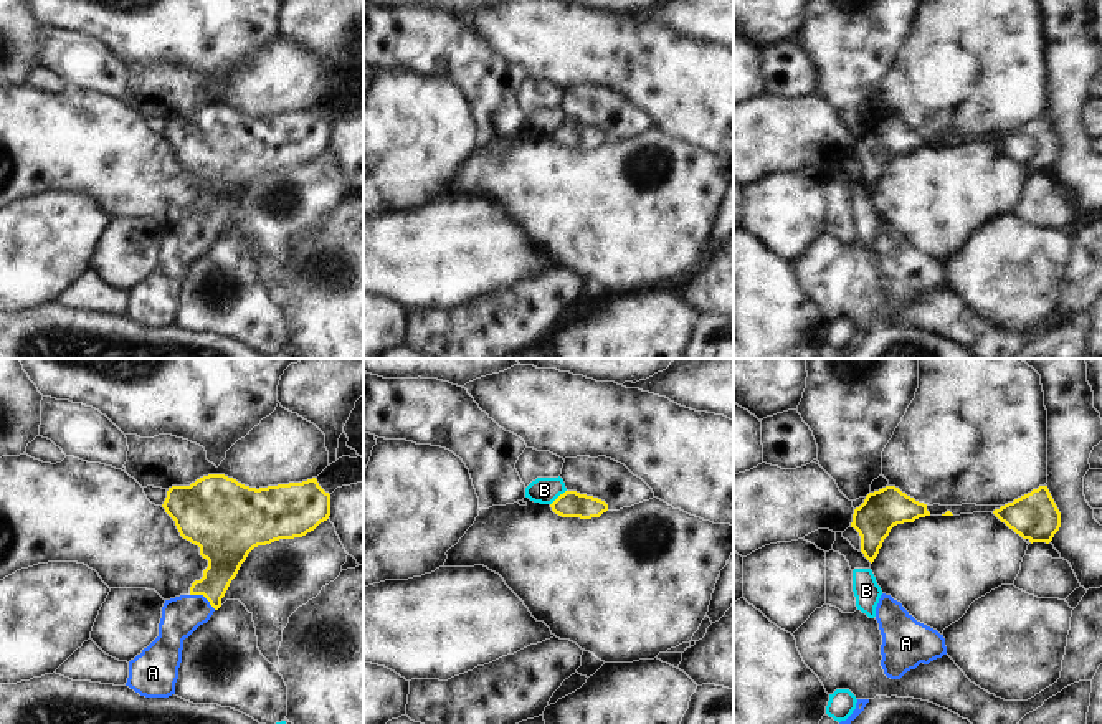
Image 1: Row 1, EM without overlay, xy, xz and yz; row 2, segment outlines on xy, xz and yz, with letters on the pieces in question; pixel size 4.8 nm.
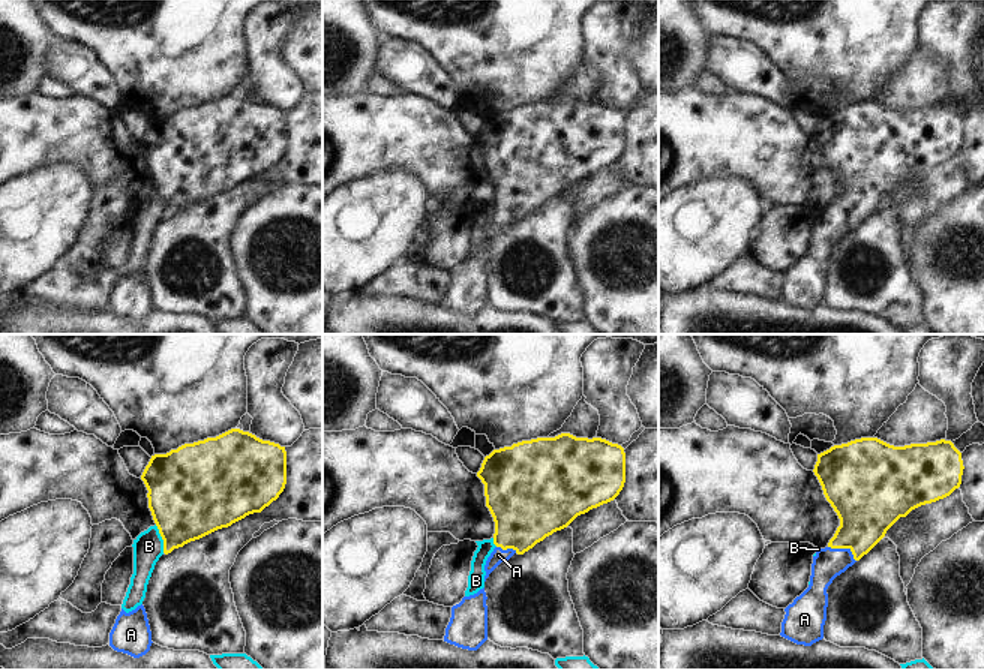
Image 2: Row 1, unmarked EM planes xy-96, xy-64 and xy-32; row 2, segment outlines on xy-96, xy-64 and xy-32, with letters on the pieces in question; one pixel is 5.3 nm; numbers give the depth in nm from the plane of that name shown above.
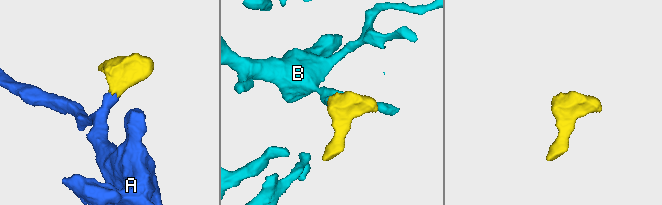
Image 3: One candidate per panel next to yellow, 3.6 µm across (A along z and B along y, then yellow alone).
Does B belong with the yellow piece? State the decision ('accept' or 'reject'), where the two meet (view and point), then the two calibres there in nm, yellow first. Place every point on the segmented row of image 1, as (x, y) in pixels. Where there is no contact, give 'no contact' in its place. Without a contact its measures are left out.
reject | xz (557, 498) | 130/130 nm

